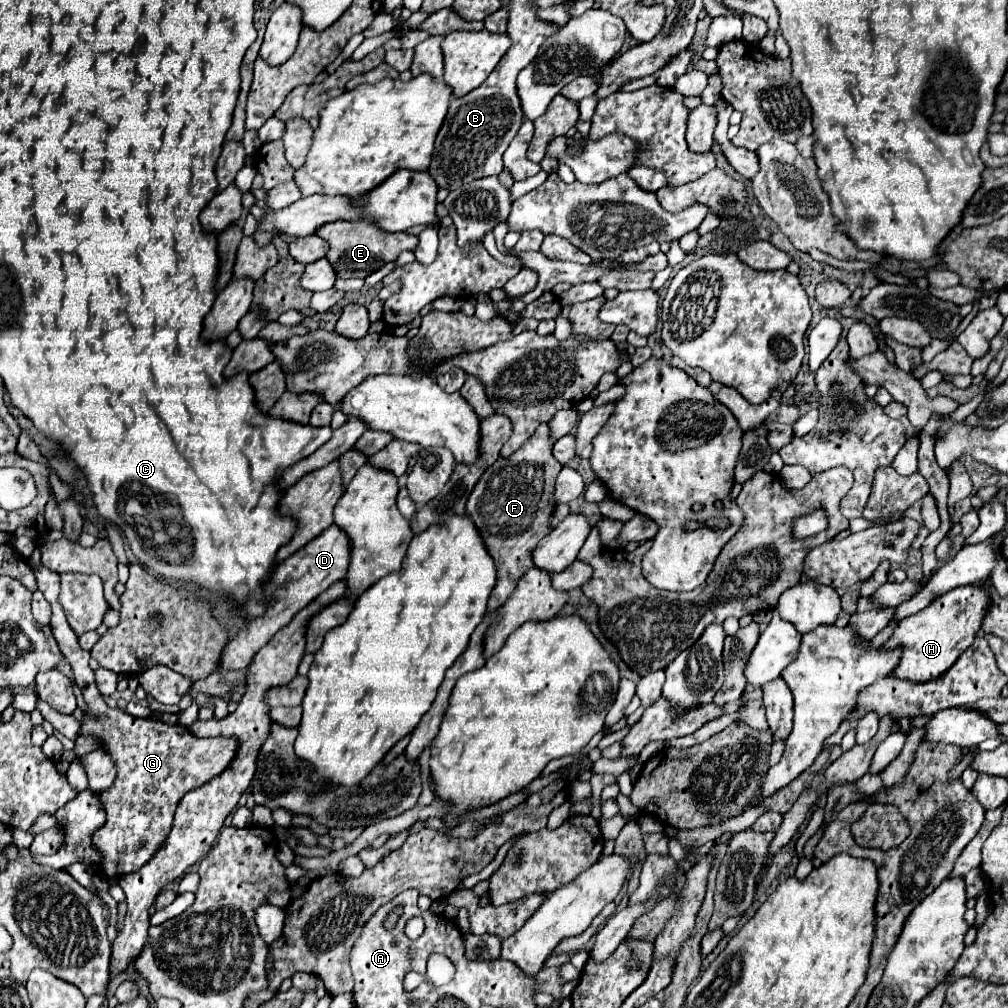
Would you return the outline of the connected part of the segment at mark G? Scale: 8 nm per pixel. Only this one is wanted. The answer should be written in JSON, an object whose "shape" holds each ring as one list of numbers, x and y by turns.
{"shape":[[40,566,34,574,38,580,38,590,42,590,46,600,52,604,50,628,54,638,70,662,74,682,82,690,82,696,88,704,80,726,80,736,96,738,116,764,114,784,98,792,98,798,106,810,106,824,92,834,92,844,102,856,96,872,108,882,114,878,118,880,142,868,154,856,172,828,174,810,182,796,218,776,230,764,238,746,230,738,196,738,182,724,166,724,154,718,134,718,118,708,110,708,96,688,94,674,88,664,90,652,80,648,78,636,68,626,66,614,58,604,60,576,46,570,44,566]]}

